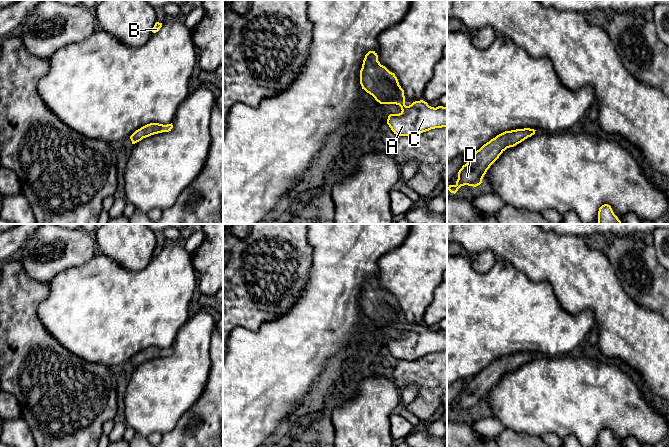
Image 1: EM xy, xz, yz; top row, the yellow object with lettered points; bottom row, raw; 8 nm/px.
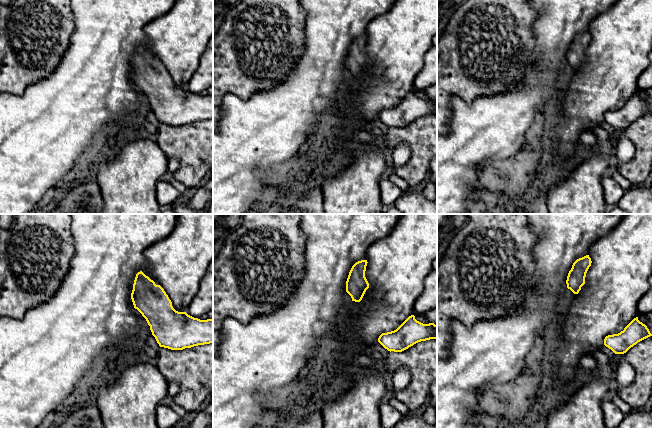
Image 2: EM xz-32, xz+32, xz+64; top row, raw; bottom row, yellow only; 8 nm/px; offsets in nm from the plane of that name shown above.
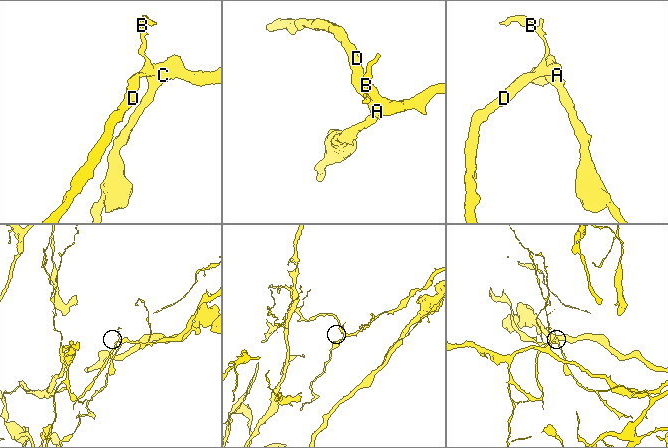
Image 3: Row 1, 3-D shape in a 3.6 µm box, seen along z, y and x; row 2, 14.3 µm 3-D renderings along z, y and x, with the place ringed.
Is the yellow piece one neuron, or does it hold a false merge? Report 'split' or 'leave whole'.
split

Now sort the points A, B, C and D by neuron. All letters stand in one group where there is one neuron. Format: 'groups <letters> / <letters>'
groups A B C / D

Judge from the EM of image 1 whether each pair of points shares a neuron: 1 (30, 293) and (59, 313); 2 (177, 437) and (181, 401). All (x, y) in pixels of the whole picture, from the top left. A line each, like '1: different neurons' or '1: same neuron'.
1: different neurons
2: different neurons

